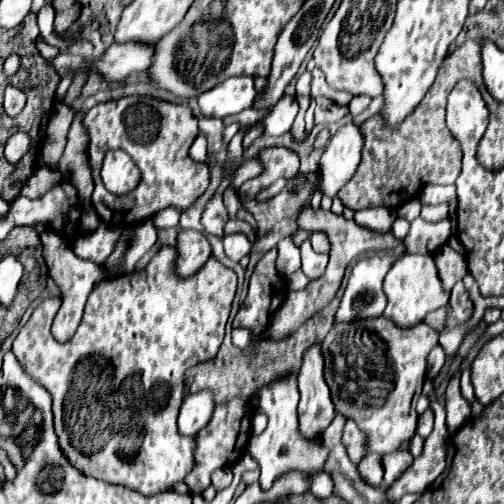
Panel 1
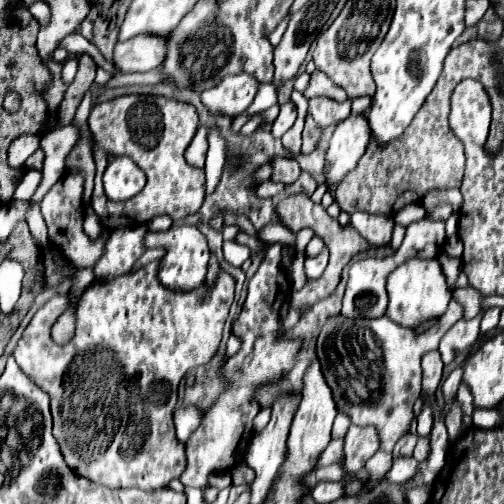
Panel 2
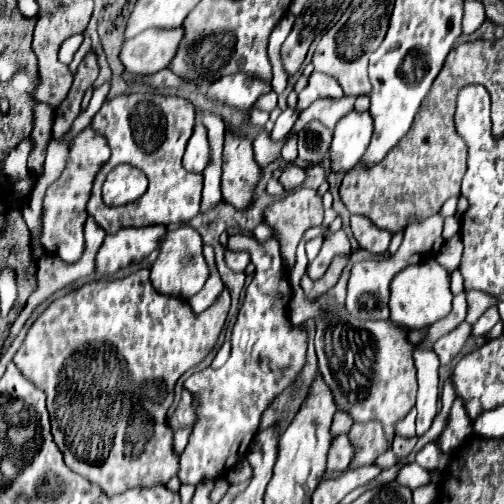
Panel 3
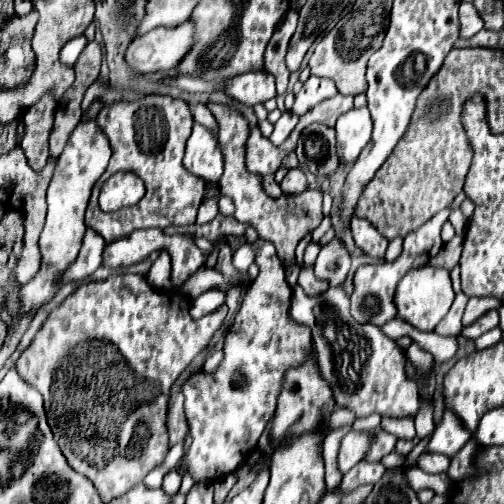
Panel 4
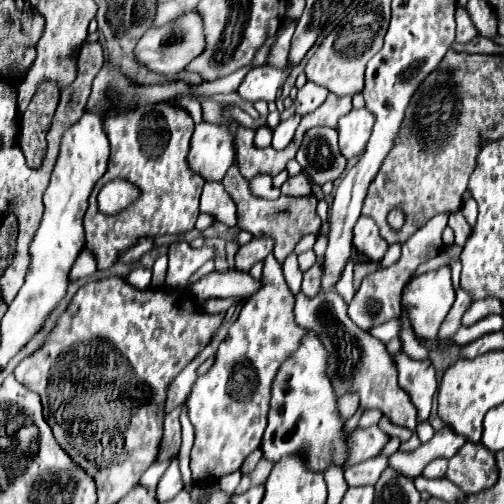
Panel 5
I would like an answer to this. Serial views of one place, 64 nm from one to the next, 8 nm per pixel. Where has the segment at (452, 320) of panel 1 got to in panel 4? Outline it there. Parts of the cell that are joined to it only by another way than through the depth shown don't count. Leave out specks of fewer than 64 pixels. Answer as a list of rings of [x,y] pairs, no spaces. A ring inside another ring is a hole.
[[[472,296],[472,298],[468,300],[468,306],[466,306],[466,312],[464,312],[462,324],[464,324],[464,326],[470,326],[472,322],[476,322],[482,314],[486,314],[486,312],[492,310],[492,308],[500,308],[500,300],[496,300],[496,298]]]

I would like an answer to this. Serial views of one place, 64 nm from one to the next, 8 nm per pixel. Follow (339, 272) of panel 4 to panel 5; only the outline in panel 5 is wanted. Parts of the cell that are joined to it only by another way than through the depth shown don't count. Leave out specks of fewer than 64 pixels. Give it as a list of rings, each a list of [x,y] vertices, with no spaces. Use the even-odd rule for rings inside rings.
[[[348,262],[348,264],[344,266],[344,270],[342,270],[342,274],[338,276],[334,288],[336,288],[340,294],[344,294],[344,298],[346,298],[348,302],[352,300],[352,296],[354,296],[354,286],[352,286],[352,262]]]

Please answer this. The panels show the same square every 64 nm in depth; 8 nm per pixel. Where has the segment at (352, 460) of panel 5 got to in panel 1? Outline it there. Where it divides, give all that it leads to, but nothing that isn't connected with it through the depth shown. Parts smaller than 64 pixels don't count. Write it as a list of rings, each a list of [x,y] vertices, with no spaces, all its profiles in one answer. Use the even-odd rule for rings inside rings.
[[[294,370],[286,372],[274,382],[260,386],[252,398],[256,398],[256,412],[262,412],[268,416],[266,430],[260,436],[252,436],[250,448],[248,448],[252,458],[260,464],[260,486],[268,490],[282,472],[320,470],[324,466],[324,460],[328,458],[328,450],[320,444],[308,442],[298,430],[297,406],[300,394],[296,386],[296,372]]]

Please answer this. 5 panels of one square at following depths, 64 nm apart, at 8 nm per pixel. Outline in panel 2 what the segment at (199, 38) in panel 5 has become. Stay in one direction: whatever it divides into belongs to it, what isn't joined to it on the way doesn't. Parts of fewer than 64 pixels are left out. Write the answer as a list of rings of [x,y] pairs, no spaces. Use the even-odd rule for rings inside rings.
[[[136,36],[128,42],[114,46],[114,68],[128,72],[150,72],[162,64],[166,56],[166,38],[162,36]]]

